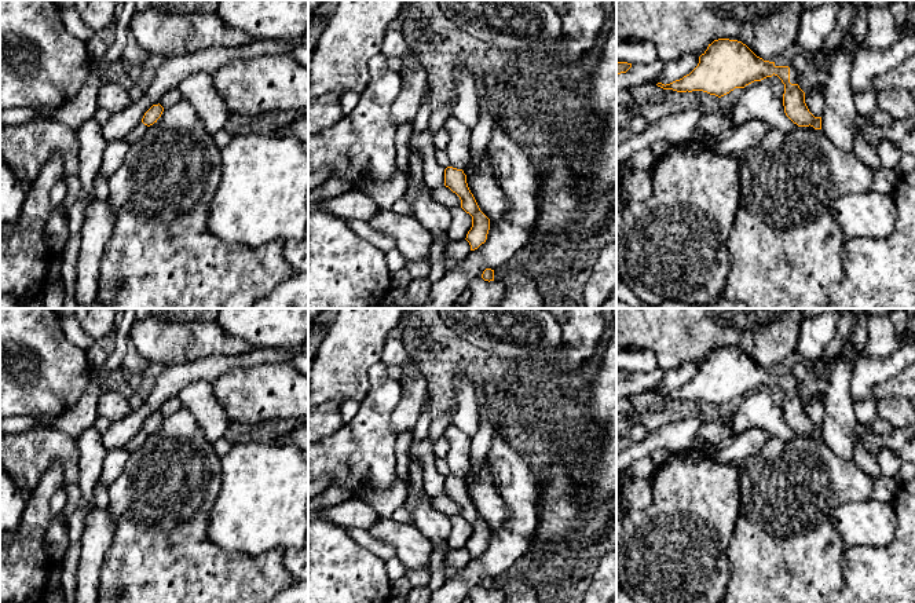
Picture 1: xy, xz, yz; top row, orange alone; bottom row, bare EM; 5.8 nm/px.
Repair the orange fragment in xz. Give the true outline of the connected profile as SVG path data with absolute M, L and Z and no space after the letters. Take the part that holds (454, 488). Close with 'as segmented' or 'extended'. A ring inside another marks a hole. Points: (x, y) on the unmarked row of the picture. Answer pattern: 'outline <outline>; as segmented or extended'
outline M447 475L444 478L444 494L460 505L461 516L472 525L472 536L465 548L469 551L471 559L475 559L487 548L490 527L480 519L462 478Z; as segmented

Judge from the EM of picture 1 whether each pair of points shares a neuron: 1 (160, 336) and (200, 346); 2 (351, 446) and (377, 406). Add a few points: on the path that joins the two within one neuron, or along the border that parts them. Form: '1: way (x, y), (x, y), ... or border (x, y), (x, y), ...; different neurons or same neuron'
1: way (169, 342), (190, 342); same neuron
2: way (361, 437), (372, 426), (373, 416); same neuron

